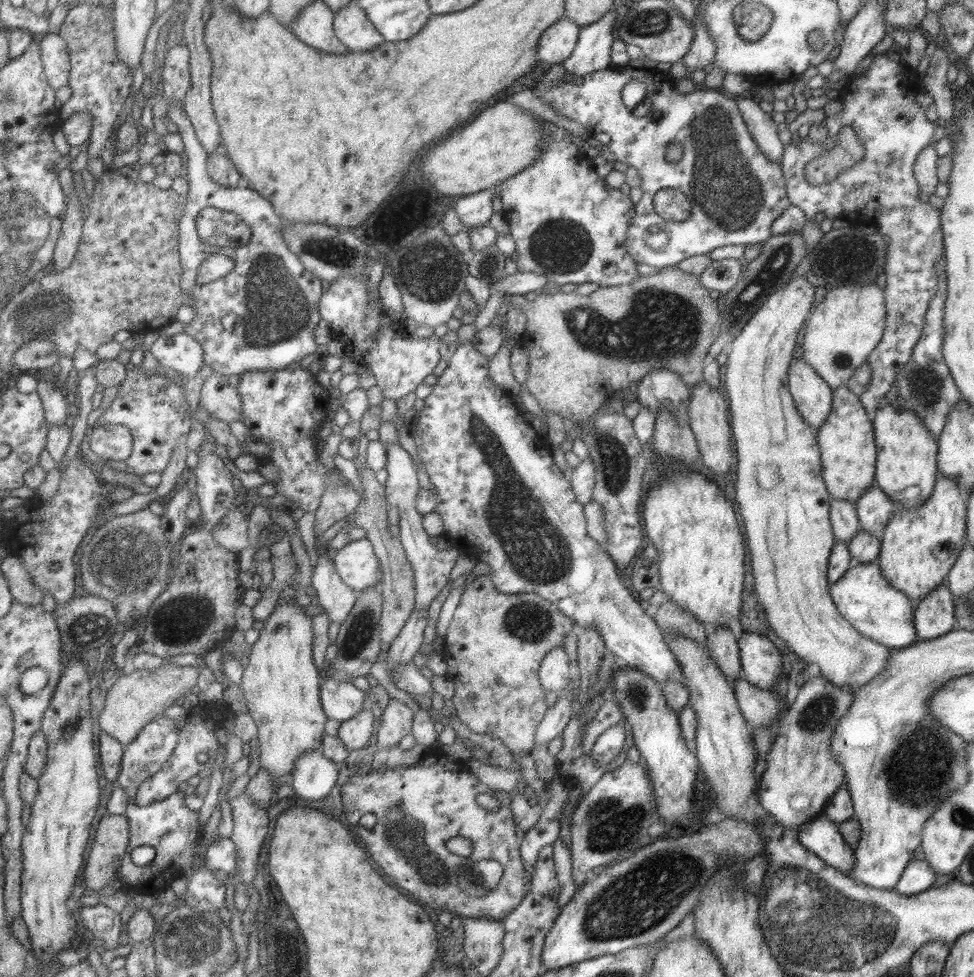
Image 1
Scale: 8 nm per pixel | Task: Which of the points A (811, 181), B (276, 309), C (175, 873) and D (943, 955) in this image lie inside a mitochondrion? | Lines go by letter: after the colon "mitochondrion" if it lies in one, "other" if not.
A: other
B: mitochondrion
C: other
D: other

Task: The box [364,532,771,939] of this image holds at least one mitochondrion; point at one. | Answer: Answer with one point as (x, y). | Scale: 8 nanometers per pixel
(610, 825)

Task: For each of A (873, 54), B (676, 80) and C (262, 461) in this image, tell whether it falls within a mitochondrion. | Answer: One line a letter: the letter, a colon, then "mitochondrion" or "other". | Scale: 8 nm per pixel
A: other
B: other
C: other

